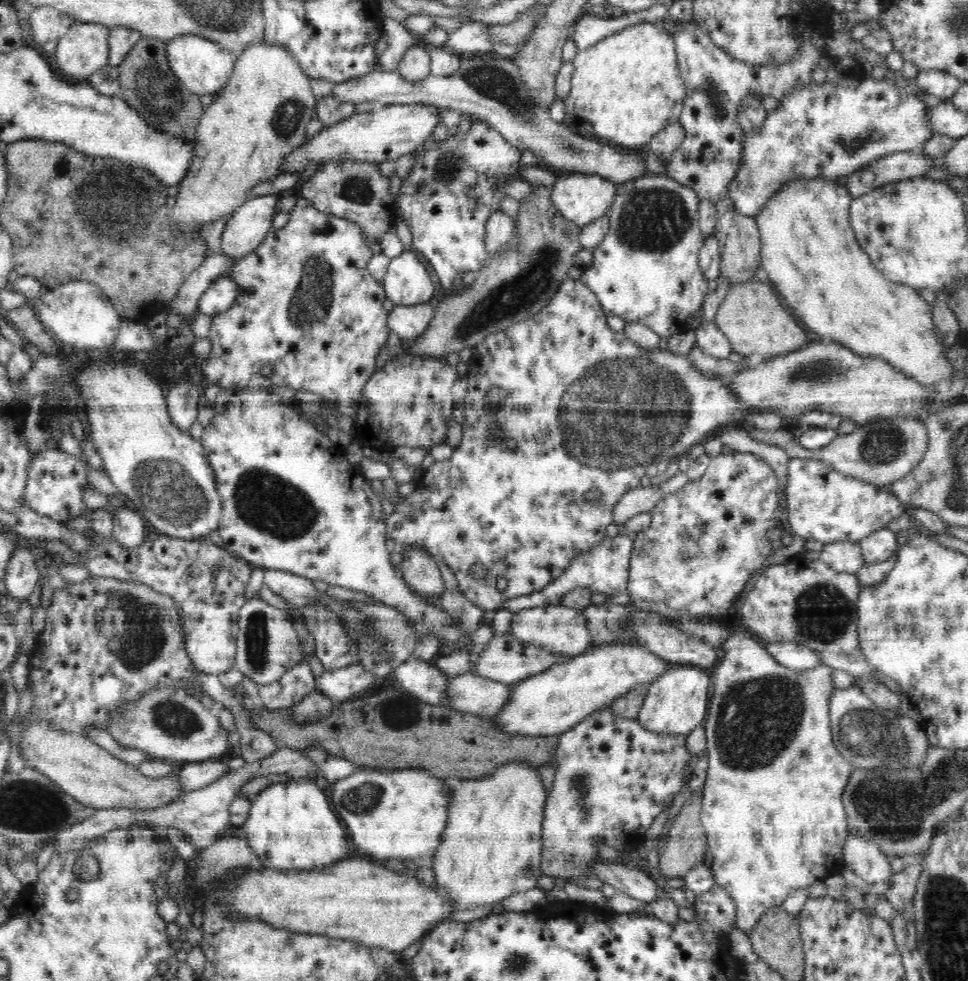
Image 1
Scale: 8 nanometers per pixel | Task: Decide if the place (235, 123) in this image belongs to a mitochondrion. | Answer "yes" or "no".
no

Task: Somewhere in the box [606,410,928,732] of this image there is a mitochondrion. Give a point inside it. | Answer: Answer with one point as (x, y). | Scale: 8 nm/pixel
(823, 614)

